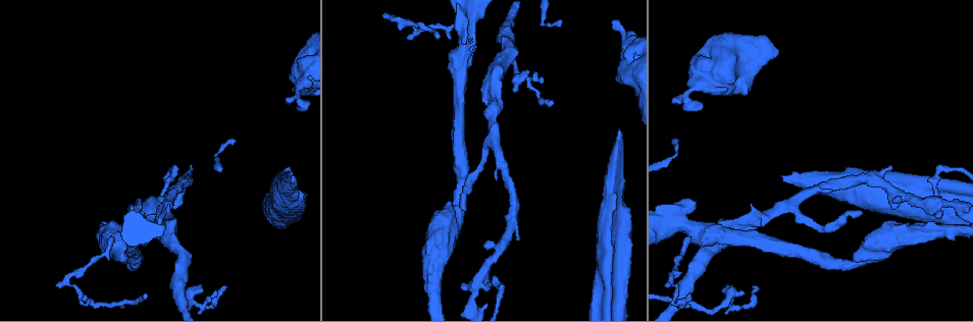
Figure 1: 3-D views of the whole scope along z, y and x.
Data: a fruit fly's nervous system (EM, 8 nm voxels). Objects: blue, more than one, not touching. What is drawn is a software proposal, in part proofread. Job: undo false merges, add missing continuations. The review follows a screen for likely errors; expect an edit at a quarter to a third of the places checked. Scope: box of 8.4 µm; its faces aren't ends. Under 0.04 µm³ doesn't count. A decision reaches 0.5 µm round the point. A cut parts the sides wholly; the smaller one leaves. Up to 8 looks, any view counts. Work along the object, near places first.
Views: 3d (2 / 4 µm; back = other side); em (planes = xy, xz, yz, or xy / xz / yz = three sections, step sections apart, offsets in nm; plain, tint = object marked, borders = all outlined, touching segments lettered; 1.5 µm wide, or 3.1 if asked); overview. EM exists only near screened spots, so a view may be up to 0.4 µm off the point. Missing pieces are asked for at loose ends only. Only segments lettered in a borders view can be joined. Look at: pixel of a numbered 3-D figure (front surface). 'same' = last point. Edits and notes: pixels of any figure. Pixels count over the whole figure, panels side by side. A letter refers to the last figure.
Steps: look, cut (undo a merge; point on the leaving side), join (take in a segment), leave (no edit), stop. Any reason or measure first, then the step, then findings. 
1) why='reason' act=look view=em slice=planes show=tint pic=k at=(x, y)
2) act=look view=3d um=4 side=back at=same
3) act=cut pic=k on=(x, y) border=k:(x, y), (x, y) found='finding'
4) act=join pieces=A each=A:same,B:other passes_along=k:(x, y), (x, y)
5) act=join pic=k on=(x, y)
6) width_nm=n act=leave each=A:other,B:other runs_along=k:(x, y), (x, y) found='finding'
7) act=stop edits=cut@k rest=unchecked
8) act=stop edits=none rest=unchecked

why='thick end' act=look view=em slice=planes show=borders pic=1 at=(289, 168)

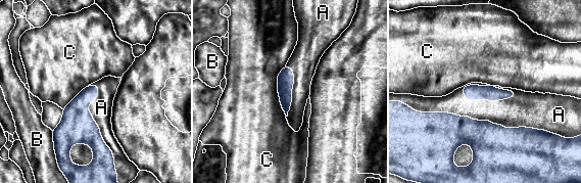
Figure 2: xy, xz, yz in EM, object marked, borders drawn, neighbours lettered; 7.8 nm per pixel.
act=join pieces=A each=A:same,B:other,C:other passes_along=2:(495, 148), (482, 121), (513, 112) found='it goes on there'

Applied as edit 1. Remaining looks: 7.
why='sudden change in width' act=look view=3d um=4 pic=1 at=(917, 234)

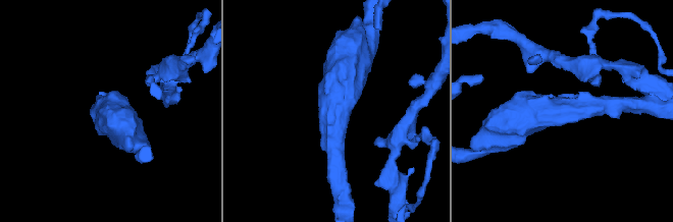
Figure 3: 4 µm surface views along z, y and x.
arm_widths_nm=300,650 why='now the EM' act=look view=em slice=planes show=borders pic=3 at=(334, 112)

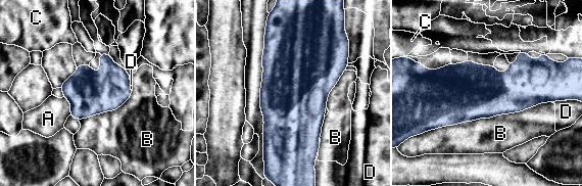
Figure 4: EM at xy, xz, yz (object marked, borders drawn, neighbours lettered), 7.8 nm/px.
width_nm=340 act=leave each=A:other,B:other,C:other,D:other border=4:(551, 101), (428, 131) found='all the same neuron'

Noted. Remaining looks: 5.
why='tapers out' act=look view=3d um=2 pic=1 at=(860, 210)

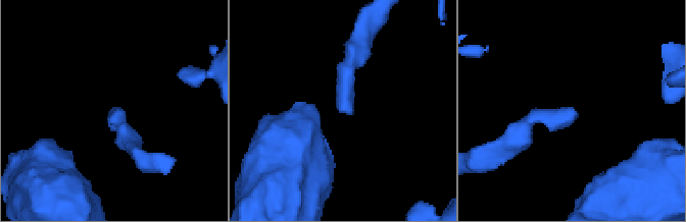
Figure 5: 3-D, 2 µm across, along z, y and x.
act=look view=em slice=xz step=8 show=tint pic=5 at=(340, 108)

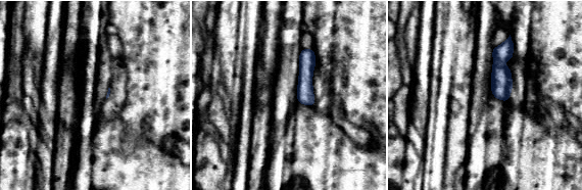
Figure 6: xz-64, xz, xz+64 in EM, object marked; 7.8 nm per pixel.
act=look view=em slice=planes show=borders at=same

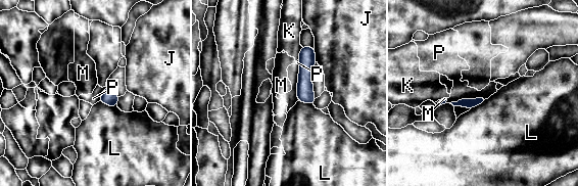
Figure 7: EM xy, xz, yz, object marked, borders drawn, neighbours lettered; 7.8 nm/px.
act=leave each=J:other,K:other,L:other,M:other,P:other border=7:(298, 58), (297, 100) found='no lettered segment goes on from it'

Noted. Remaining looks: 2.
act=stop edits=join@2 rest=unchecked

